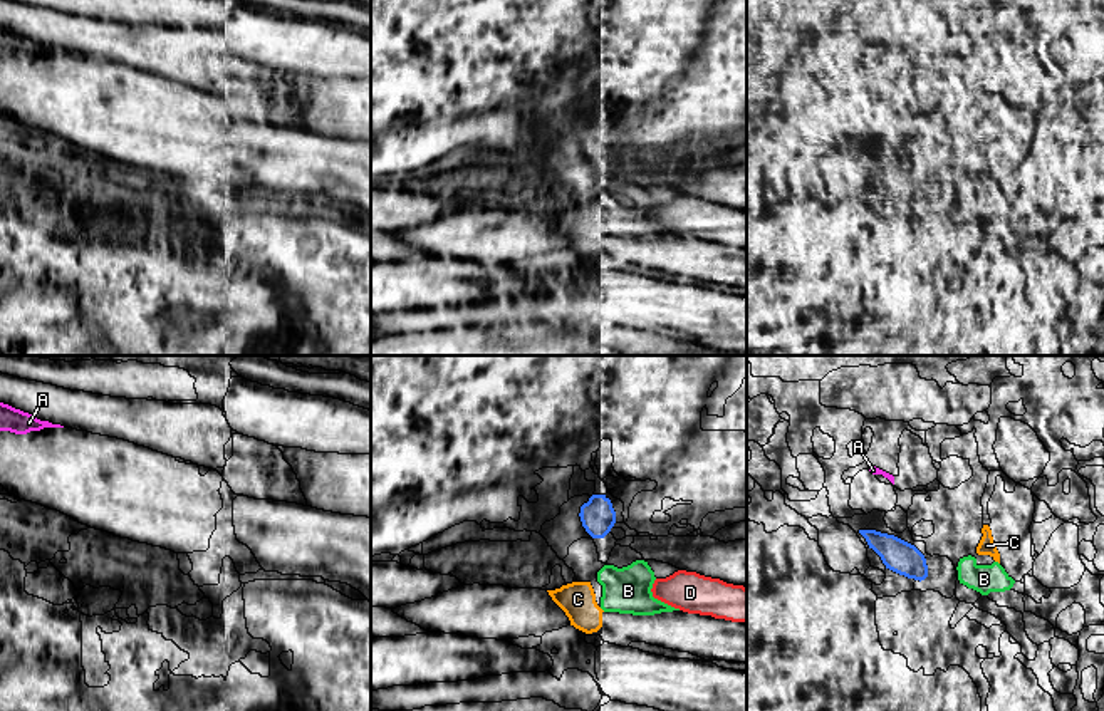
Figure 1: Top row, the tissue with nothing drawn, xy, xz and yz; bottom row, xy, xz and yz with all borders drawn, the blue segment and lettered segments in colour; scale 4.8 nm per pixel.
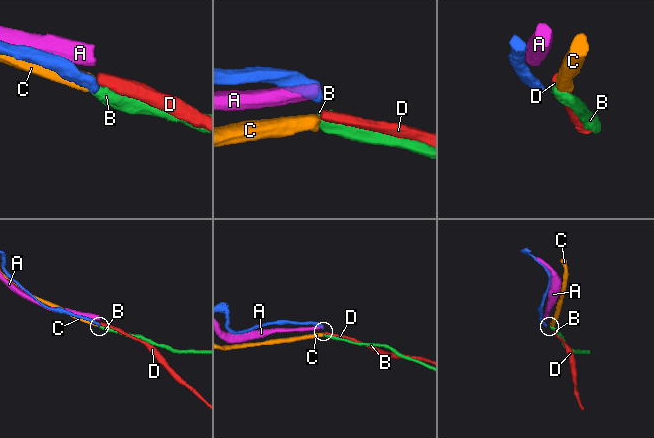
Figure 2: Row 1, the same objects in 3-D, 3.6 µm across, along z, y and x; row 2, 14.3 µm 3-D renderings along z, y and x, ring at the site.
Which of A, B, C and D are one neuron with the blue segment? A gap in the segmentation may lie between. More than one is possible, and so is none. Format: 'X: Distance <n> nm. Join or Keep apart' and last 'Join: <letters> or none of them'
A: Distance 240 nm. Keep apart
B: Distance 140 nm. Join
C: Distance 220 nm. Keep apart
D: Distance 320 nm. Keep apart
Join: B

